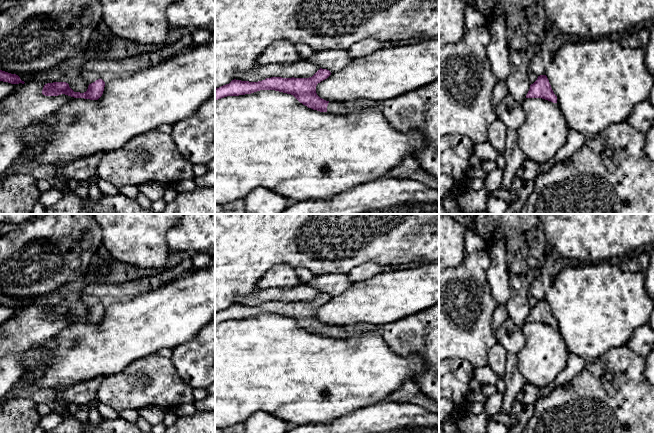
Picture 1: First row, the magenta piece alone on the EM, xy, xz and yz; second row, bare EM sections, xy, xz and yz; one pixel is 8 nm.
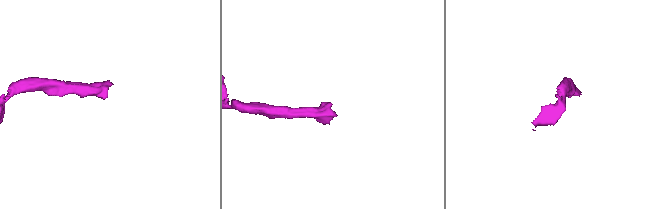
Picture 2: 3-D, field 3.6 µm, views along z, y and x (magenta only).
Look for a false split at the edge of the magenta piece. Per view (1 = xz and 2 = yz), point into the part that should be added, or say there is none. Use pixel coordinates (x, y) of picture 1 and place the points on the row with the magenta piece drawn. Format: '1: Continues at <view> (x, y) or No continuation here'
1: Continues at xz (347, 107)
2: No continuation here

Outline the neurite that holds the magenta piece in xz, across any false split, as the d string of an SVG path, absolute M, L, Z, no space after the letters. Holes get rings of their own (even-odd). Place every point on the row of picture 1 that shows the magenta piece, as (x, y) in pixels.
M320 68L309 78L271 77L258 82L232 80L229 84L215 88L215 100L227 96L251 94L260 90L275 90L293 95L300 103L320 112L350 114L364 108L376 108L380 105L372 100L357 99L345 102L329 102L320 98L316 86L327 79L331 72Z

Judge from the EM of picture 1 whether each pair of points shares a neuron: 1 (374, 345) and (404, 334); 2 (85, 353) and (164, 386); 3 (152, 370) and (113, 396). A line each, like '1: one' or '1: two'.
1: two
2: two
3: one

